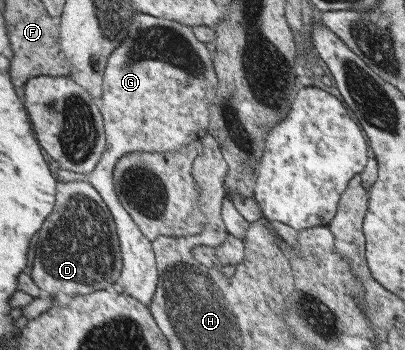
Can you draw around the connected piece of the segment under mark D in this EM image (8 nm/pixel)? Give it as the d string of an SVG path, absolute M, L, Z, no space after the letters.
M88 180L58 181L58 186L60 206L56 206L56 214L48 218L44 230L40 230L38 252L30 275L33 282L42 293L49 295L63 292L73 296L110 289L121 278L124 268L120 237L112 211Z

